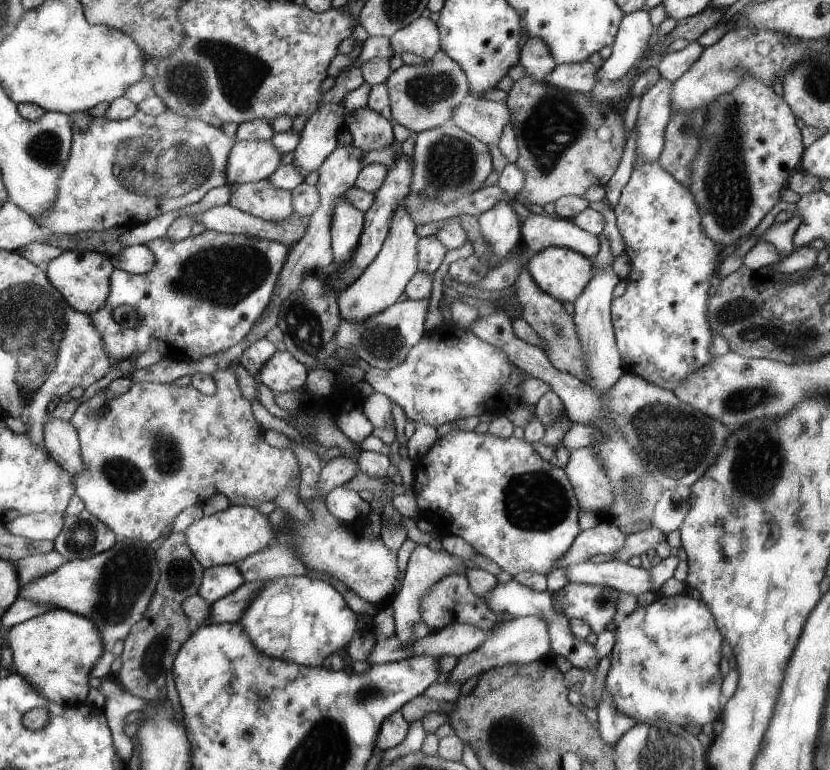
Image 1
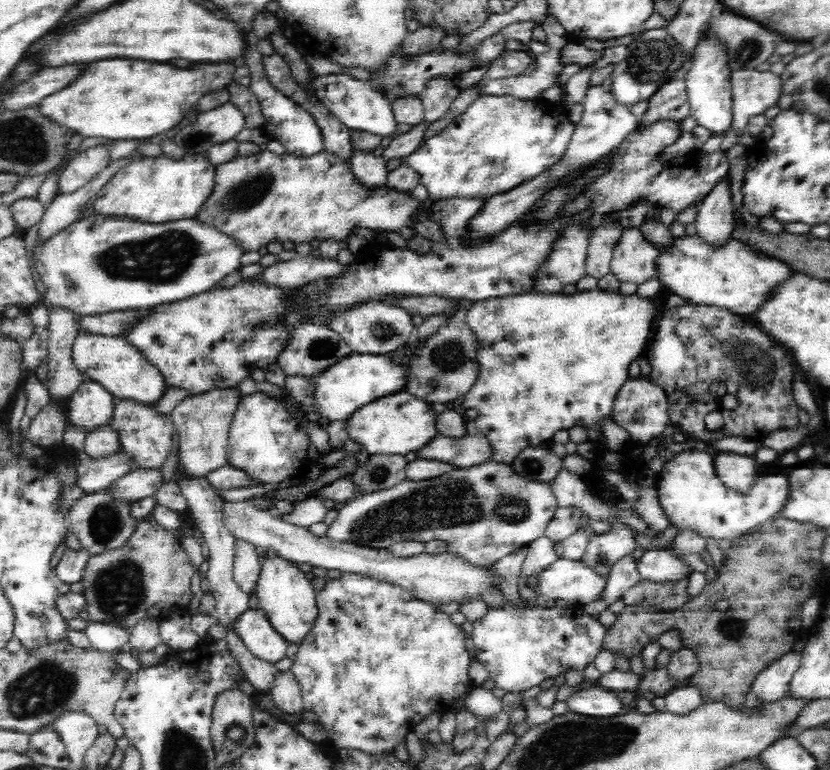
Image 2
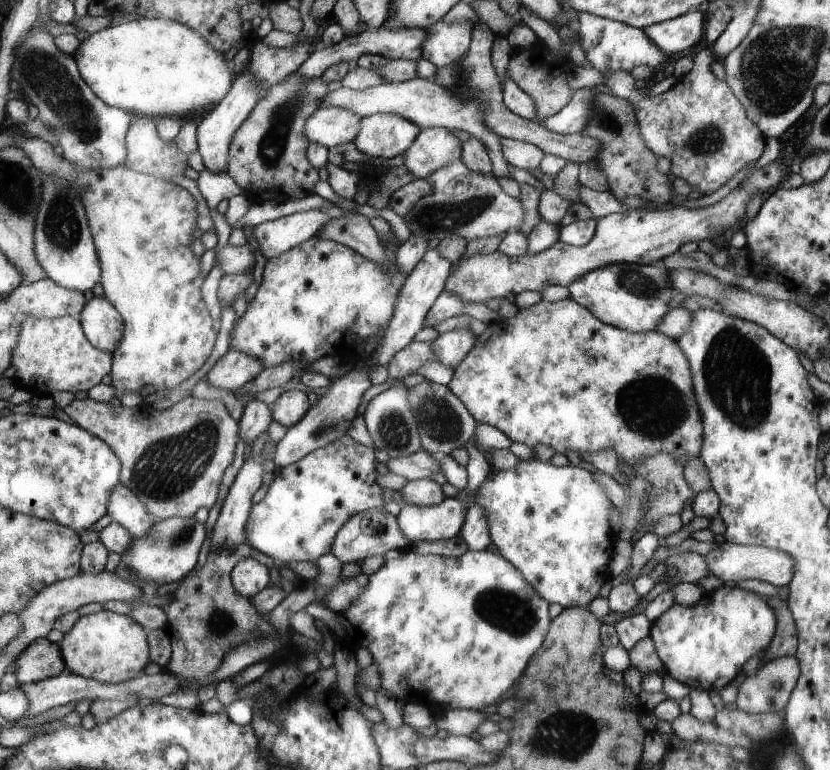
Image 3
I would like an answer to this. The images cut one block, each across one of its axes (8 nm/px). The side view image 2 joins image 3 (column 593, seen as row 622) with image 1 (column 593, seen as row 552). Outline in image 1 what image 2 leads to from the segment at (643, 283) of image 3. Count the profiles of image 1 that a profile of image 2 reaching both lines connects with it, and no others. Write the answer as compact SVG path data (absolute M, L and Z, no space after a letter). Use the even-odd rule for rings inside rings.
M550 246L534 254L527 262L528 272L538 286L555 300L574 303L586 289L586 284L593 280L593 262L581 253L568 248Z

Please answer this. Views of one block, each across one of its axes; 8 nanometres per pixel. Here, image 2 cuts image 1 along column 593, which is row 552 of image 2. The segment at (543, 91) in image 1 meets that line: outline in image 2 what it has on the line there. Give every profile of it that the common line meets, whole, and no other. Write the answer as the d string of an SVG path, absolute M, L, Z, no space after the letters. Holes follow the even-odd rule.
M140 521L130 539L120 548L98 553L87 561L81 578L84 591L85 607L89 620L117 624L124 629L131 629L143 618L154 618L161 623L173 614L189 612L188 604L192 599L191 578L194 566L184 552L183 544L176 540L174 533L164 529L156 522Z

